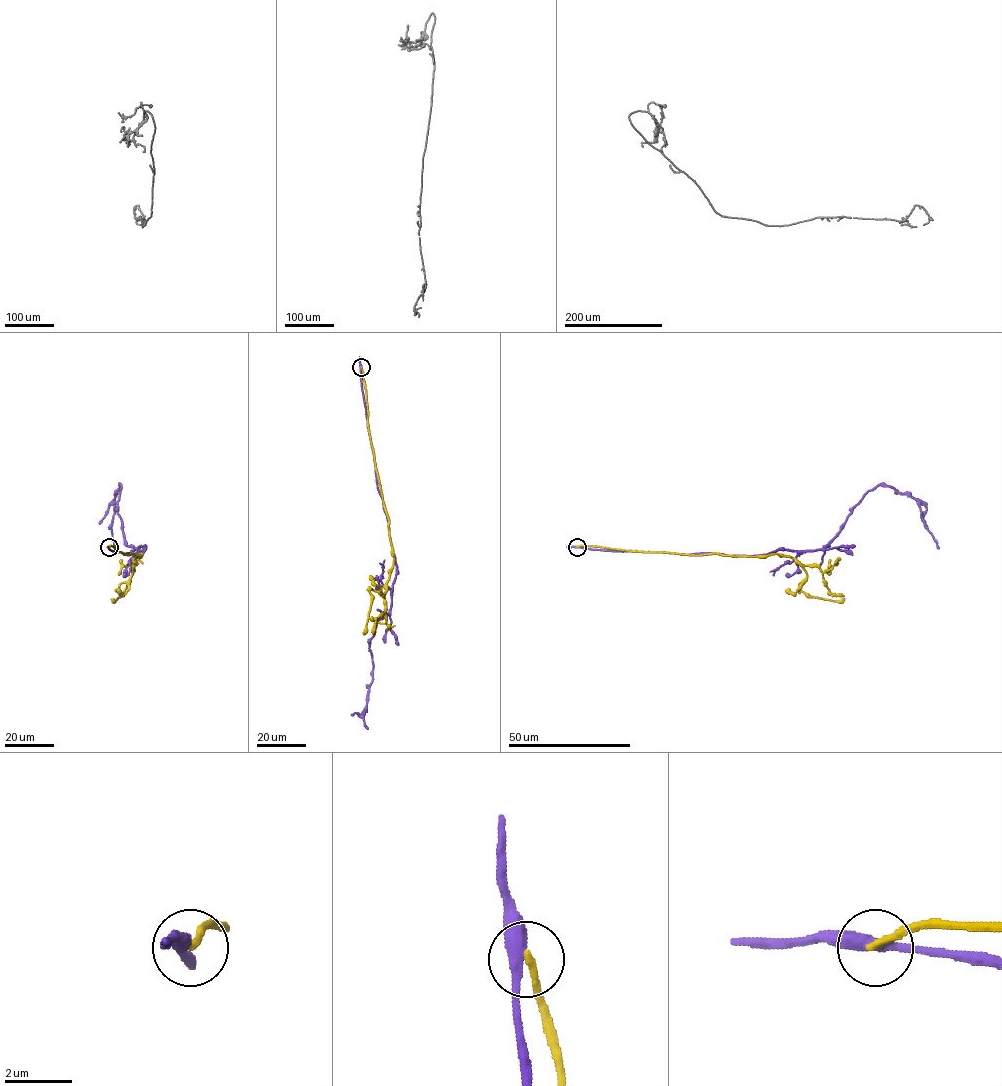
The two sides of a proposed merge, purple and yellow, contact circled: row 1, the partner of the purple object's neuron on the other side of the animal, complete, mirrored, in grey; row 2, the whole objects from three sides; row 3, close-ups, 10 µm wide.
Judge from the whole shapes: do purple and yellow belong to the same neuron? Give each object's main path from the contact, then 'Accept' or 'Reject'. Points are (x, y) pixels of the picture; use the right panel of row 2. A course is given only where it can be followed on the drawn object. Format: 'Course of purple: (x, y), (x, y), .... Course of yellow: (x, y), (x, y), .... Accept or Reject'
Course of purple: (577, 547), (733, 555), (821, 550), (828, 547), (868, 491), (887, 485), (917, 501), (920, 517), (938, 548). Course of yellow: (577, 547), (685, 555), (781, 554), (792, 557), (806, 572), (799, 585), (801, 591), (833, 601), (844, 598). Reject

